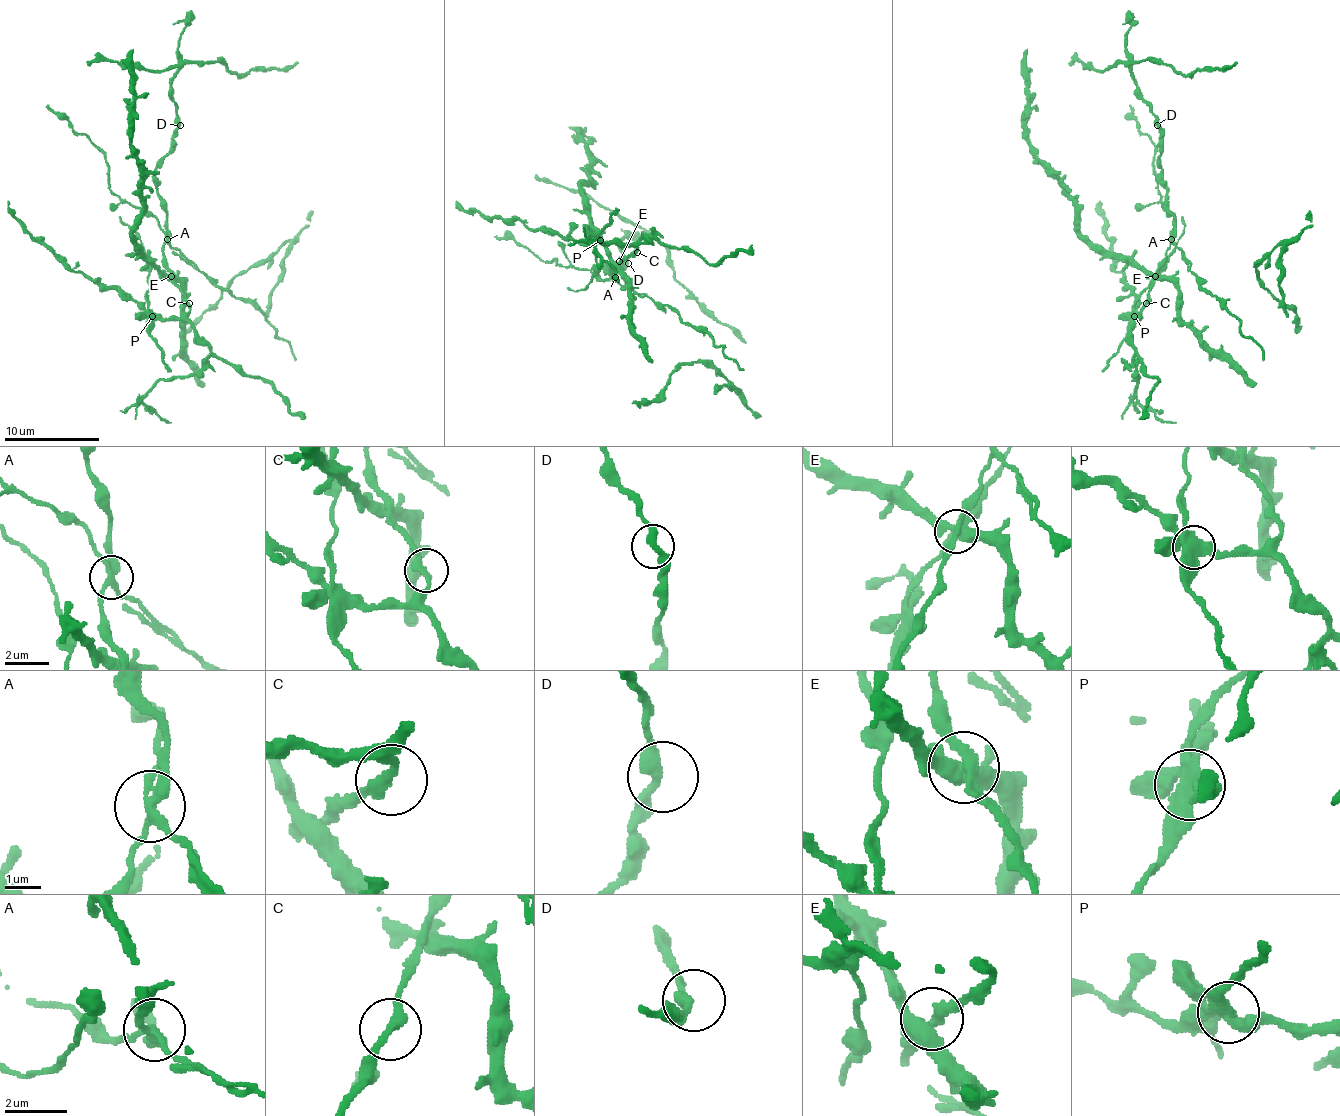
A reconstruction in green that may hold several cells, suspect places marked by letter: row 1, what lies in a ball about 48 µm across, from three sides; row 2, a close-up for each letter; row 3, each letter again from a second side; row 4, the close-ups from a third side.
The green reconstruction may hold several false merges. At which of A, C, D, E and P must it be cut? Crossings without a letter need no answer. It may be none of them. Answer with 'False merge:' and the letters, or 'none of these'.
False merge: A, P

